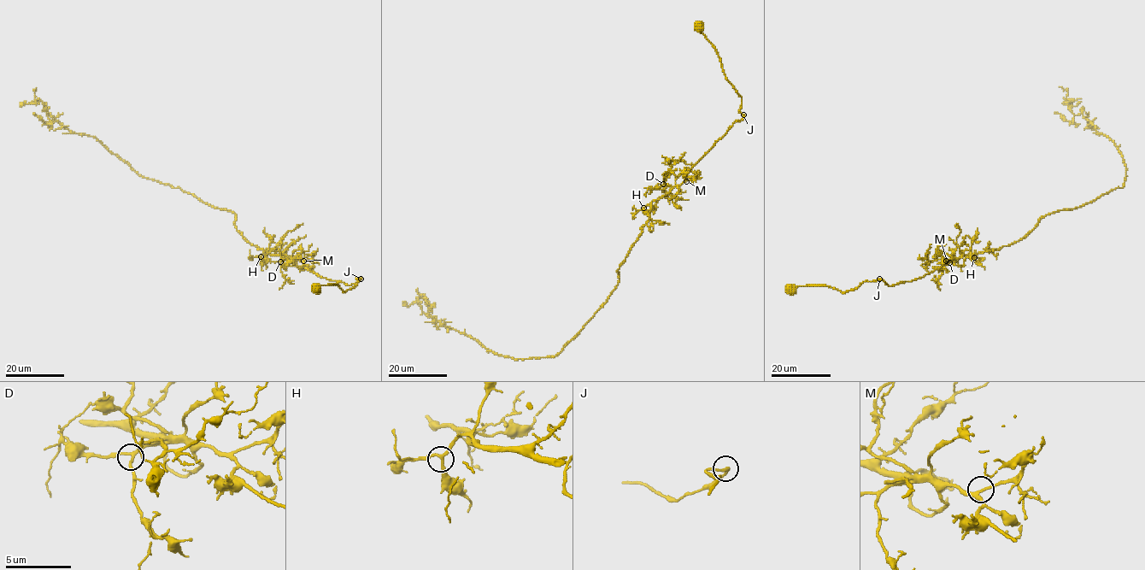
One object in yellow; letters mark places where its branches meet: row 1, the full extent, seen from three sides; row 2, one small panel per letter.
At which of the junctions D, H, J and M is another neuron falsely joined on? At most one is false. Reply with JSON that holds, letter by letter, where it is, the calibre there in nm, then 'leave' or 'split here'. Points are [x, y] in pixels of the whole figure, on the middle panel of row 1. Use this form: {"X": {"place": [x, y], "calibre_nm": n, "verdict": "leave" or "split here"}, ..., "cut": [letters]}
{"D": {"place": [663, 184], "calibre_nm": 200, "verdict": "leave"}, "H": {"place": [643, 208], "calibre_nm": 220, "verdict": "leave"}, "J": {"place": [743, 114], "calibre_nm": 200, "verdict": "leave"}, "M": {"place": [686, 181], "calibre_nm": 220, "verdict": "leave"}, "cut": []}

